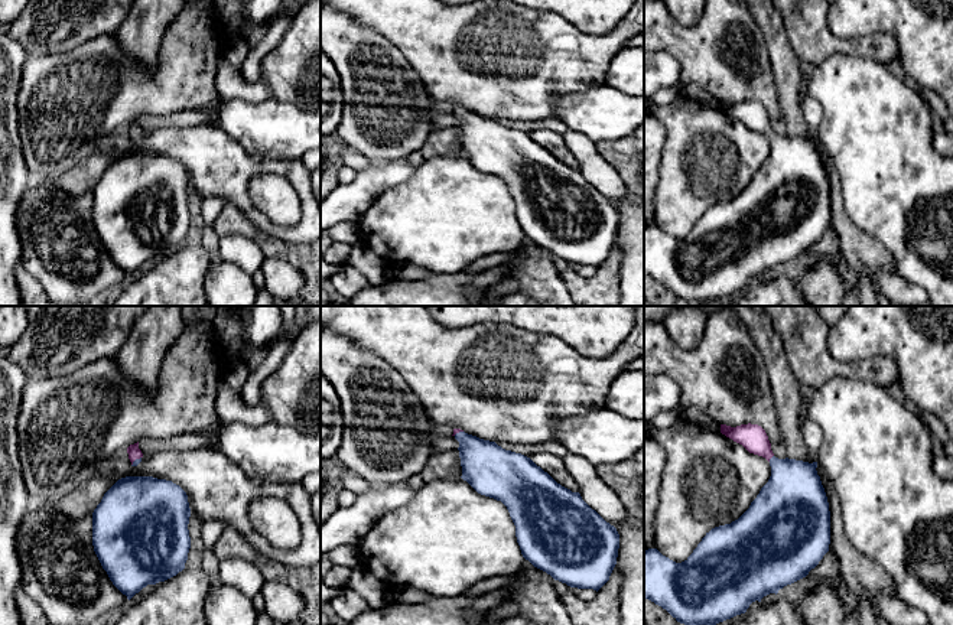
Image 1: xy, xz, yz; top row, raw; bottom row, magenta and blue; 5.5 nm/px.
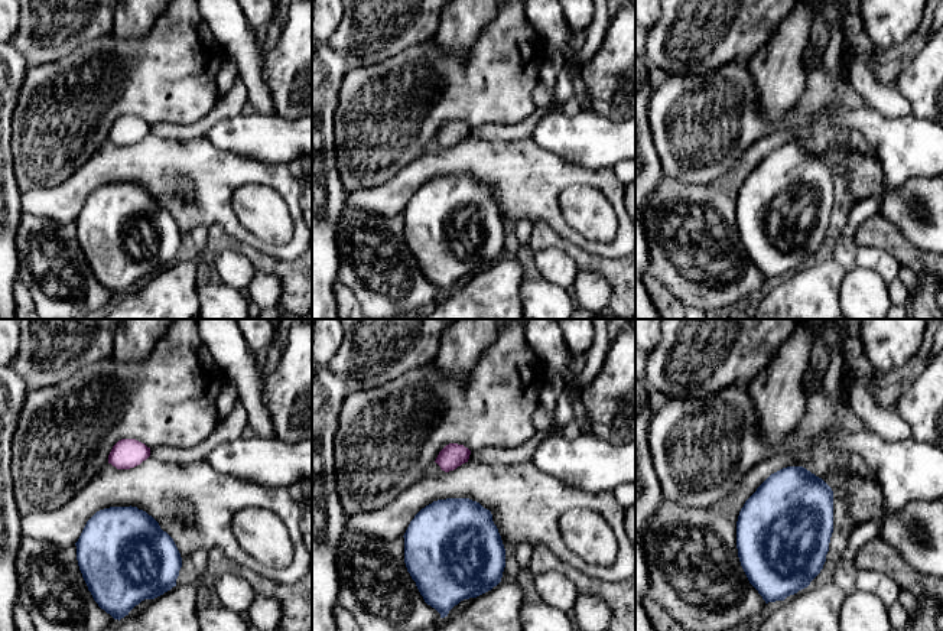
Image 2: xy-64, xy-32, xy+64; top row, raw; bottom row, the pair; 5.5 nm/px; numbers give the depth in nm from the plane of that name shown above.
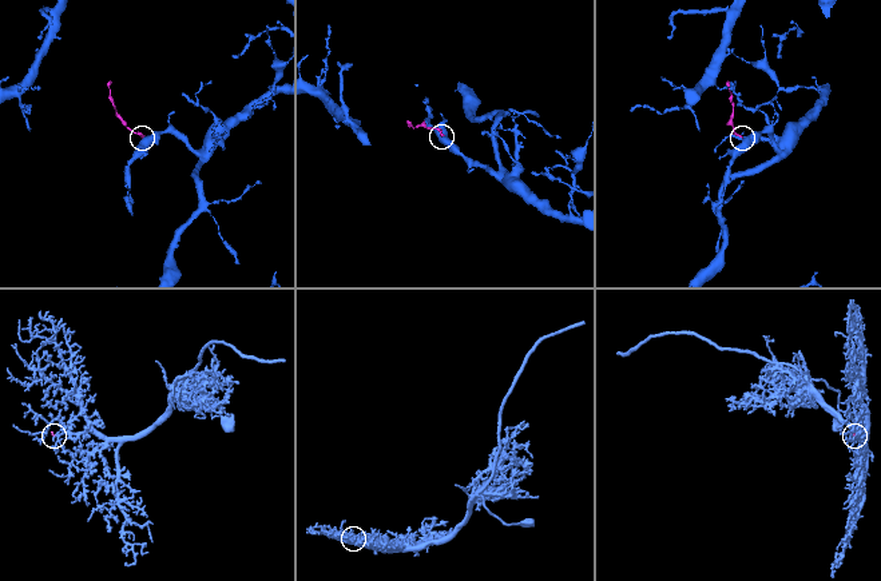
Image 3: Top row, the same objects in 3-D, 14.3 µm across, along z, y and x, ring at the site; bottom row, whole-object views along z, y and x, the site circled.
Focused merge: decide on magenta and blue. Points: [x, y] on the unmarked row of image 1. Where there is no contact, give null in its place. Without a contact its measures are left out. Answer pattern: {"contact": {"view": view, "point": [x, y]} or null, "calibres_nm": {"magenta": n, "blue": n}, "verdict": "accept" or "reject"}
{"contact": {"view": "yz", "point": [771, 133]}, "calibres_nm": {"magenta": 150, "blue": 320}, "verdict": "accept"}

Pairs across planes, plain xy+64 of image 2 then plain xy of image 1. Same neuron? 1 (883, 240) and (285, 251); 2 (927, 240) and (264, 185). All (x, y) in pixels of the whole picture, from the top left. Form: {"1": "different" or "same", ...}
{"1": "same", "2": "different"}

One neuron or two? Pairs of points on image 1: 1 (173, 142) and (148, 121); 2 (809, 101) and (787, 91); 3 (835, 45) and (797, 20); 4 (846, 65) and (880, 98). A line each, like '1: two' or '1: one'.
1: two
2: two
3: one
4: one

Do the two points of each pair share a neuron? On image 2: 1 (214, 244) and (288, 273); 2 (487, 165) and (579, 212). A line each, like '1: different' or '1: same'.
1: same
2: different

